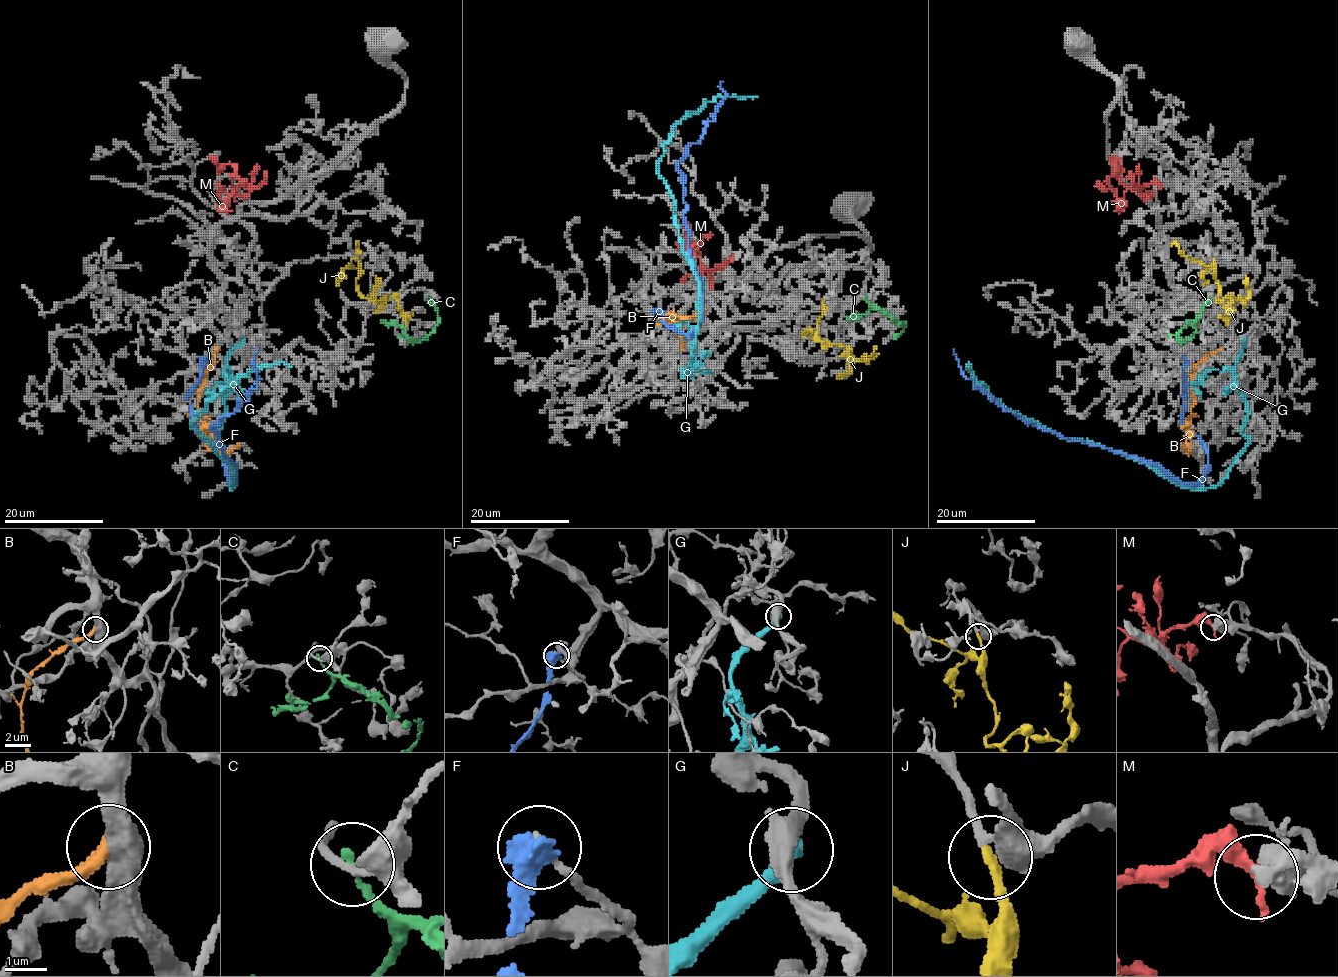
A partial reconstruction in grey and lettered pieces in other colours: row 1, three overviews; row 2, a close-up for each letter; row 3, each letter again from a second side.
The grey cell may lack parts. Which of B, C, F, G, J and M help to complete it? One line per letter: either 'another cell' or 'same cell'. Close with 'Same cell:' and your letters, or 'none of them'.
B: another cell
C: another cell
F: another cell
G: another cell
J: same cell
M: same cell
Same cell: J, M

